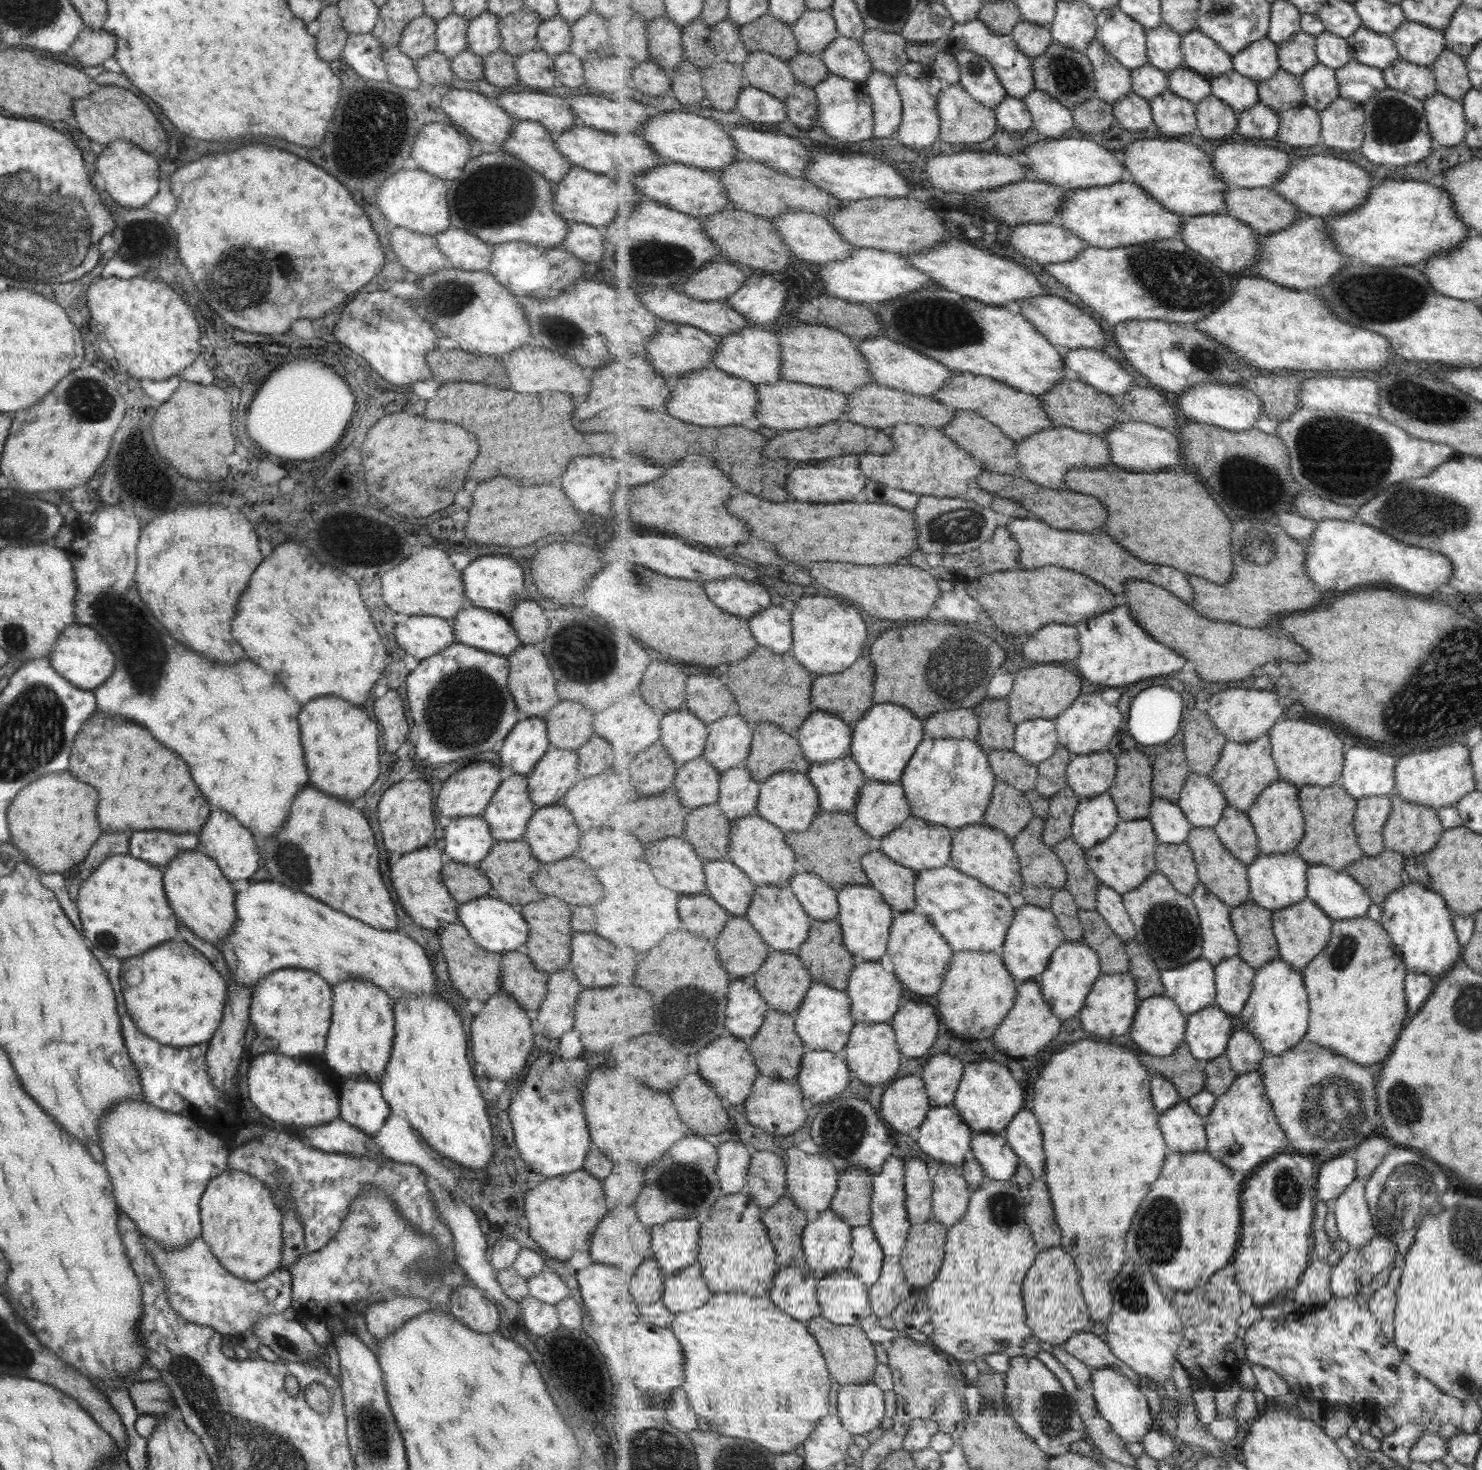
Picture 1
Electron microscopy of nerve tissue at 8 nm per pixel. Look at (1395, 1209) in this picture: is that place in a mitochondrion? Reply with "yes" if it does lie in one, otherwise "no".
yes

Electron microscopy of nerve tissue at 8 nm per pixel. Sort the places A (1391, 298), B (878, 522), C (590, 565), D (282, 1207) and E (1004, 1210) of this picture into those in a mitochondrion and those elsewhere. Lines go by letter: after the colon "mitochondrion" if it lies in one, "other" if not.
A: mitochondrion
B: other
C: other
D: other
E: mitochondrion

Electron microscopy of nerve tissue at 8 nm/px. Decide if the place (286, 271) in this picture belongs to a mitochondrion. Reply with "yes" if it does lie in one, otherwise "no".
yes

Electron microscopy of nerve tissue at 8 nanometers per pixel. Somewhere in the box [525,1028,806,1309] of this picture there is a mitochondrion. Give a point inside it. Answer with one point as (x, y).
(688, 1186)

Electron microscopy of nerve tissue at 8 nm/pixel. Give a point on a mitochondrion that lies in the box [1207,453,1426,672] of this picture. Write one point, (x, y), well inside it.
(1261, 545)

